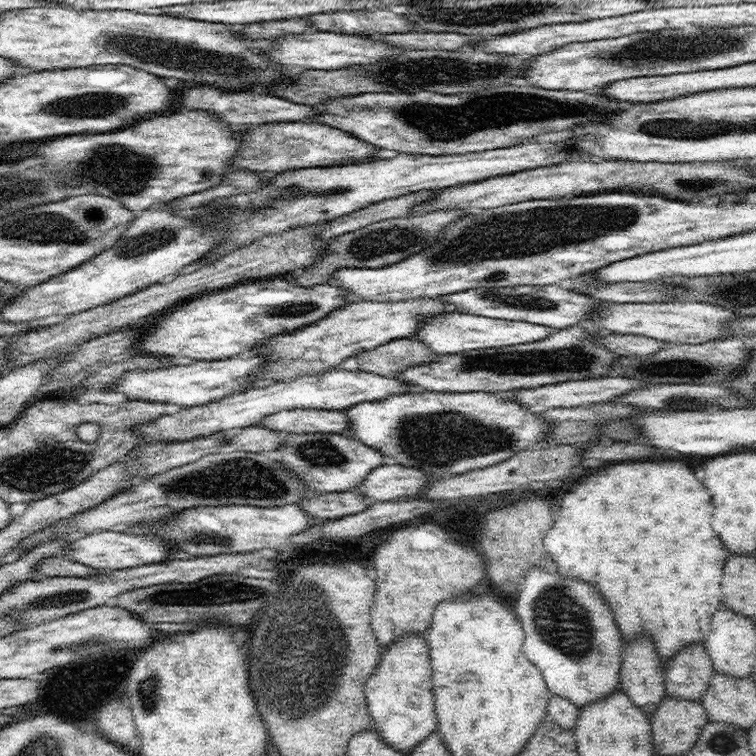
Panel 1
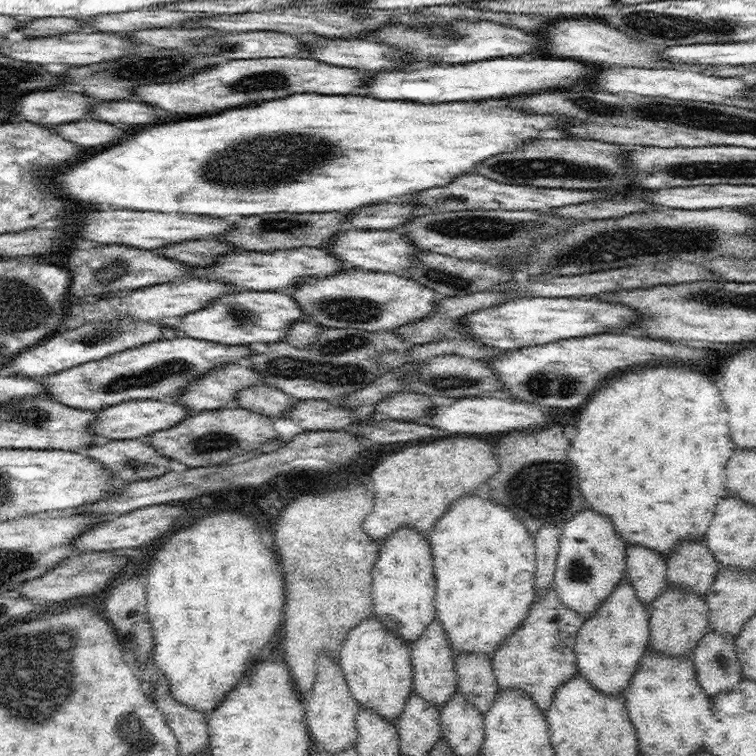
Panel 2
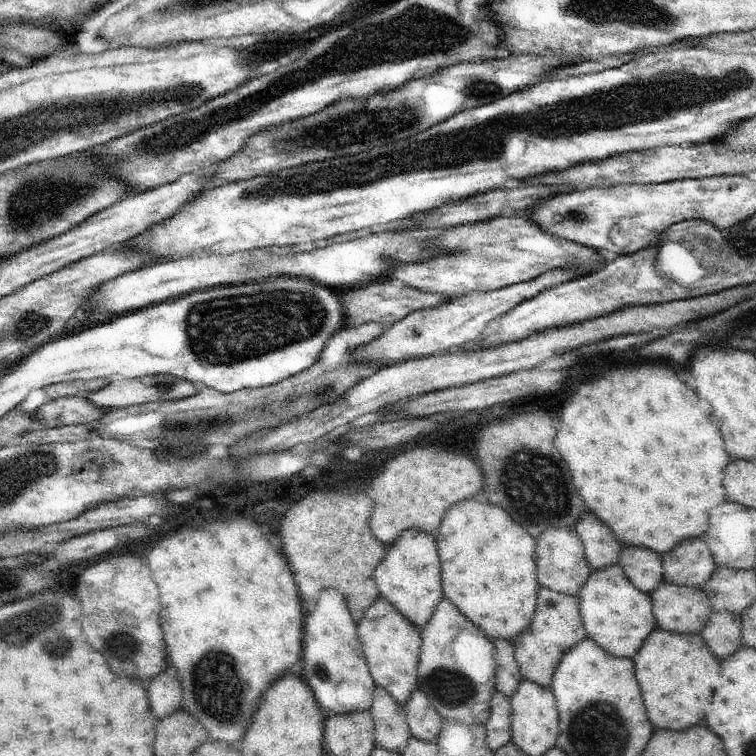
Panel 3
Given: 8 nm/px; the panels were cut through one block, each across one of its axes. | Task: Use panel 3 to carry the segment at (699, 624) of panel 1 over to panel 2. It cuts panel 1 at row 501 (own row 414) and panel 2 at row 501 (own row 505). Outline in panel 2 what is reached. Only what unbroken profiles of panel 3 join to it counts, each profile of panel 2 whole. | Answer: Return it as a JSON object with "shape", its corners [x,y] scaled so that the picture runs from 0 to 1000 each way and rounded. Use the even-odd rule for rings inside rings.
{"shape":[[[870,484],[870,487],[844,487],[841,492],[825,495],[823,500],[810,503],[802,513],[796,513],[783,529],[780,534],[775,534],[770,540],[767,556],[765,556],[765,574],[755,582],[750,603],[751,608],[762,616],[765,622],[765,632],[767,632],[767,651],[775,659],[775,664],[783,669],[786,677],[804,683],[812,696],[817,709],[831,717],[831,720],[847,720],[852,725],[868,728],[870,733],[881,737],[902,714],[931,714],[934,704],[937,704],[937,693],[944,683],[944,672],[950,667],[950,659],[955,659],[958,653],[958,616],[963,611],[963,606],[971,601],[971,585],[963,577],[963,548],[960,548],[960,537],[955,532],[955,524],[947,513],[947,508],[942,505],[942,500],[931,492],[918,492],[910,484]]]}

